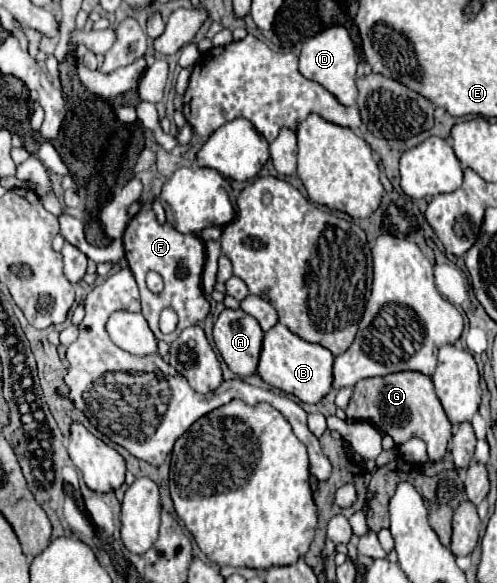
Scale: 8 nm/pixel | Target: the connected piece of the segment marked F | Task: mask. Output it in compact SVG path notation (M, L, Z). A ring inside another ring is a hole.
M147 201L147 203L143 203L141 211L129 221L129 225L123 233L123 245L125 245L125 259L137 279L137 285L141 291L143 315L157 339L173 343L183 329L187 329L189 325L201 323L209 315L211 305L207 301L207 295L201 289L201 273L203 273L203 265L205 265L205 243L201 241L201 237L197 233L177 233L177 229L173 229L173 225L169 225L169 223L161 225L151 209L151 201ZM147 271L157 271L163 277L165 287L161 293L151 293L145 287ZM165 307L175 309L175 313L179 315L179 327L171 335L163 335L159 331L159 313Z

